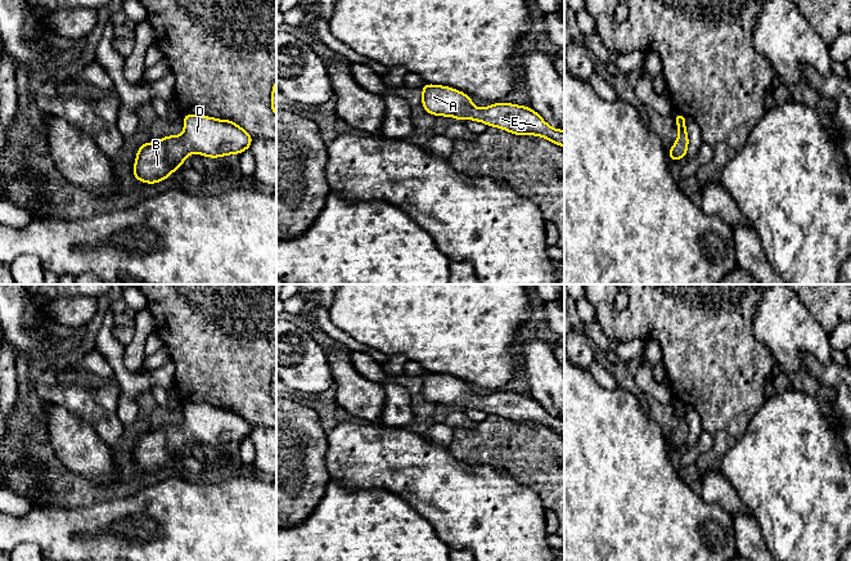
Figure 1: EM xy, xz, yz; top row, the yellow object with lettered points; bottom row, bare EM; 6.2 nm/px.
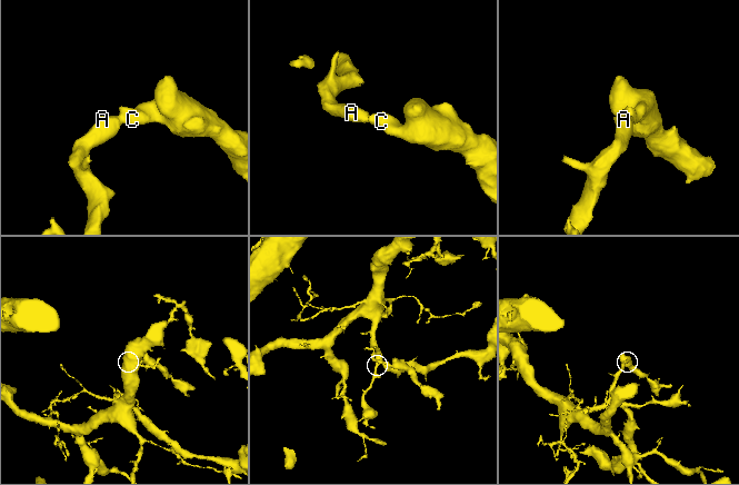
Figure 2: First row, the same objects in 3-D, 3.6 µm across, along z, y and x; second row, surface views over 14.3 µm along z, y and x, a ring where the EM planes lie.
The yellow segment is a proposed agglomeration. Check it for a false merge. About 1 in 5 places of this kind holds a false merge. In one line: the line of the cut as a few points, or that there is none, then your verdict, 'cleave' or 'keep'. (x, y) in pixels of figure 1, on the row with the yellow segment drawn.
no cut | keep

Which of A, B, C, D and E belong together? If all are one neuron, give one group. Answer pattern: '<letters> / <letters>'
A B C D E

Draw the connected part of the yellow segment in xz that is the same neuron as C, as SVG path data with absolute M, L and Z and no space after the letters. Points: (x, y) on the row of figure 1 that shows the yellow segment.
M426 84L420 89L423 109L434 116L473 120L514 135L541 136L564 148L564 131L548 125L531 107L499 103L476 108L472 98L450 86Z

